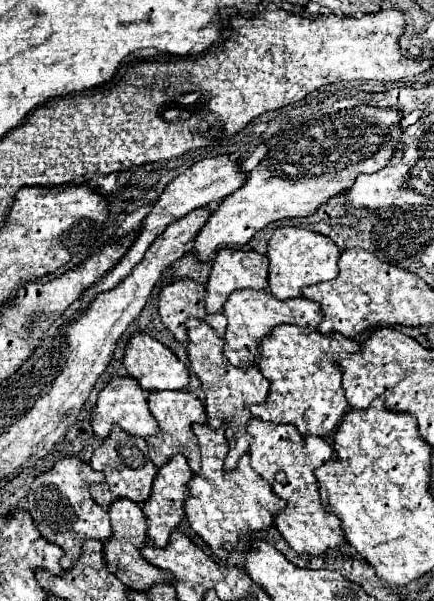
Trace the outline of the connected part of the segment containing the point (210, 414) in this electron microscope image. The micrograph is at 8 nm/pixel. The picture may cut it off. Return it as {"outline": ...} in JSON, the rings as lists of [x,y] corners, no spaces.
{"outline":[[[189,319],[187,321],[187,357],[191,361],[191,367],[195,375],[201,381],[201,387],[205,391],[205,413],[207,413],[207,425],[211,429],[225,429],[225,437],[229,441],[229,453],[225,457],[227,469],[233,469],[237,459],[249,451],[251,435],[247,433],[247,421],[251,419],[249,407],[253,403],[263,403],[269,395],[269,381],[263,377],[263,373],[257,369],[257,365],[247,365],[247,369],[239,369],[227,361],[223,355],[223,339],[213,333],[213,329],[201,321],[201,319]]]}

